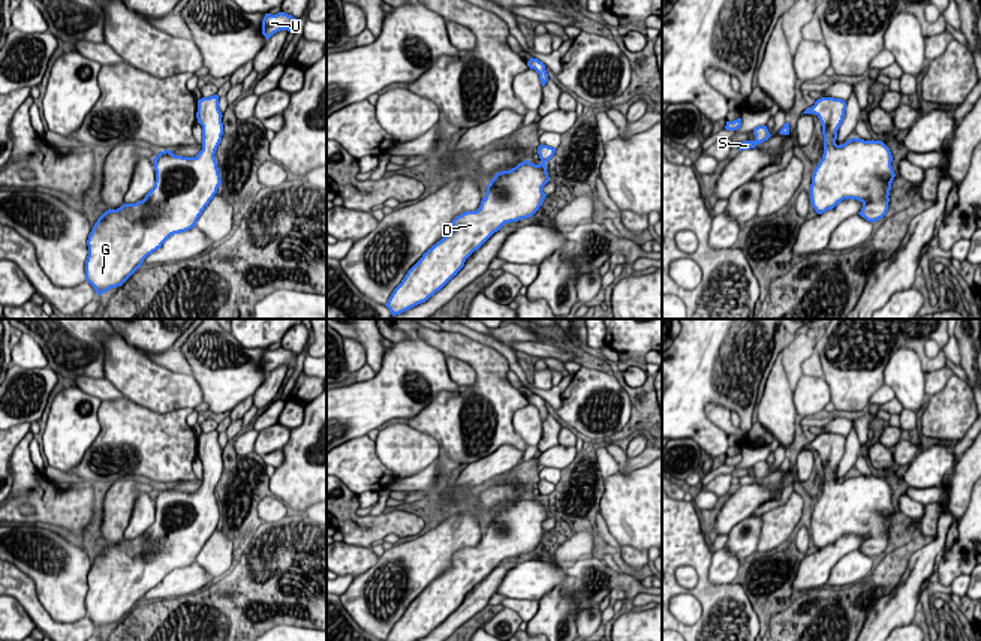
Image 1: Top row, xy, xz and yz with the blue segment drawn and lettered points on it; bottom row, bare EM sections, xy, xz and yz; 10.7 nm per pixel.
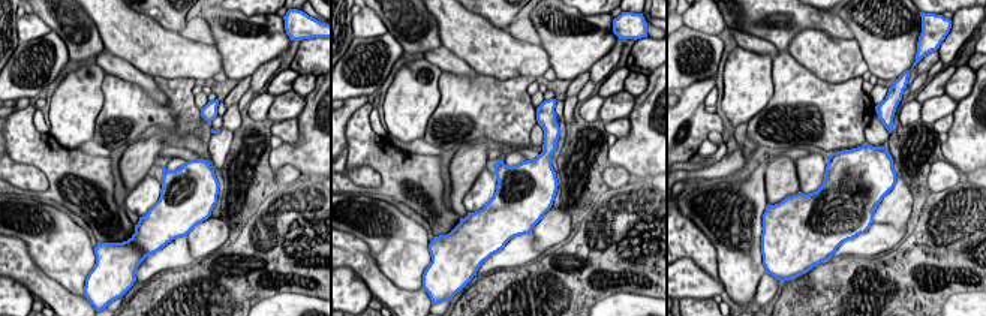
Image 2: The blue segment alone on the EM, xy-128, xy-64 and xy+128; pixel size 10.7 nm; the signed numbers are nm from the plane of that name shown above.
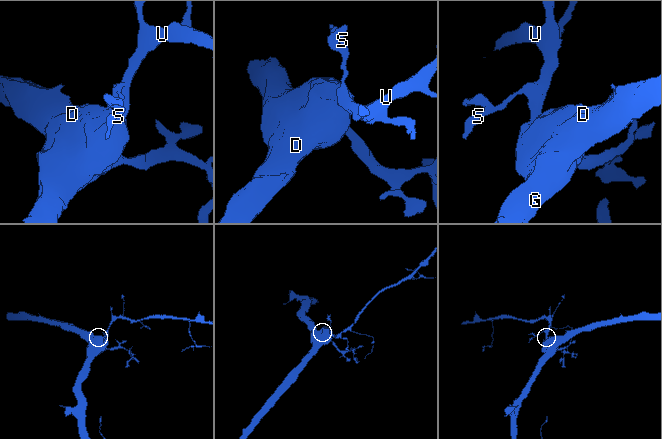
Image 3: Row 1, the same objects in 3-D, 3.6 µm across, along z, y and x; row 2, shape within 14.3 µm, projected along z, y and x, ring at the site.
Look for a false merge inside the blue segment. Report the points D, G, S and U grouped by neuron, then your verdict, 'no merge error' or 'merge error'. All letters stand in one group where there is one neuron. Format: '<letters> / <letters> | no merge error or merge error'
D G S U | no merge error

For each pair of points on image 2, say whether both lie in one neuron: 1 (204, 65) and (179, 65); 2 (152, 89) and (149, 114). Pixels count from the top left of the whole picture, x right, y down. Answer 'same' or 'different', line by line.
1: same
2: different

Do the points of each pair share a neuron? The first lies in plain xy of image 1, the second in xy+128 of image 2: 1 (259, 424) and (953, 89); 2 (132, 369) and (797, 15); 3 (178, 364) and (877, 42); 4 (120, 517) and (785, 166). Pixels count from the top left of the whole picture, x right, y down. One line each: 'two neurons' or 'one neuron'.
1: two neurons
2: two neurons
3: two neurons
4: one neuron

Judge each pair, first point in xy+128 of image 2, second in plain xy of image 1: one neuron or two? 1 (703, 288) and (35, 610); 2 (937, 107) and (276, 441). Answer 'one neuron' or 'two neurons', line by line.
1: two neurons
2: one neuron

